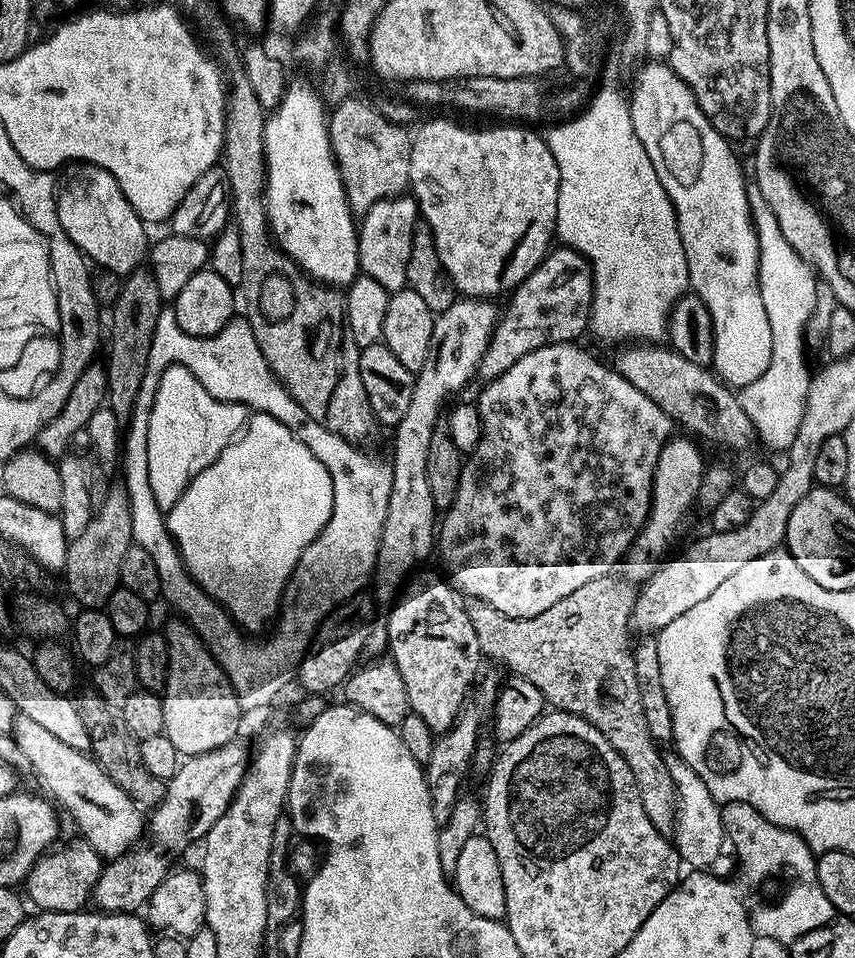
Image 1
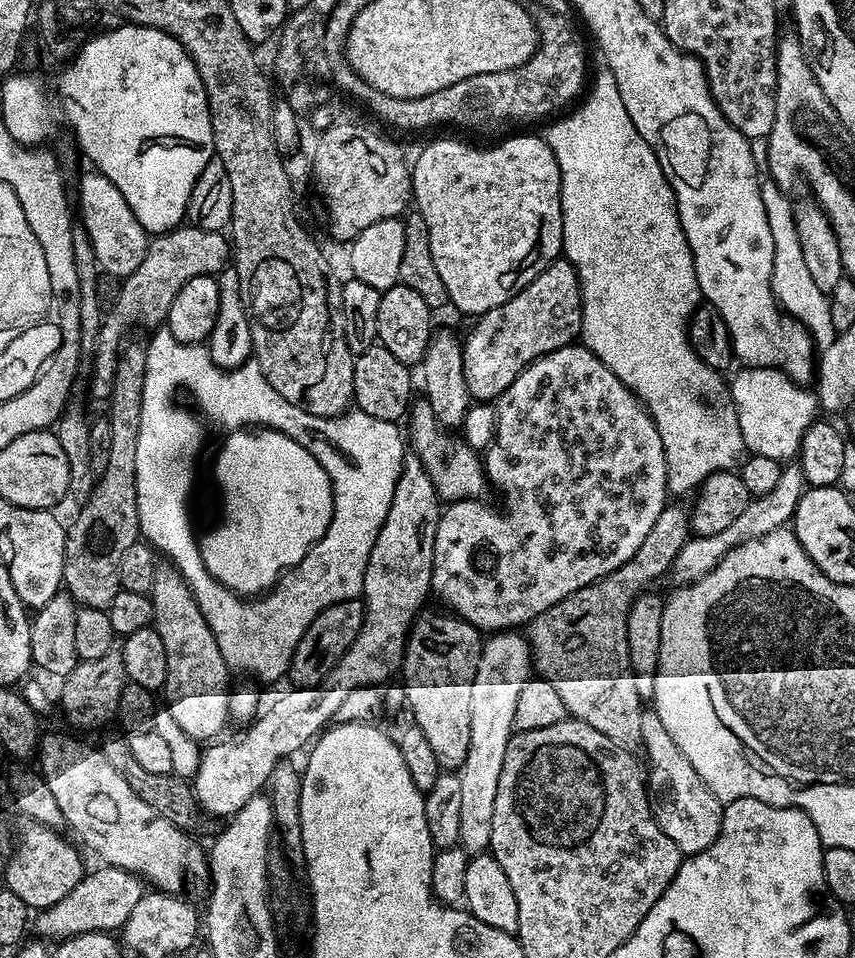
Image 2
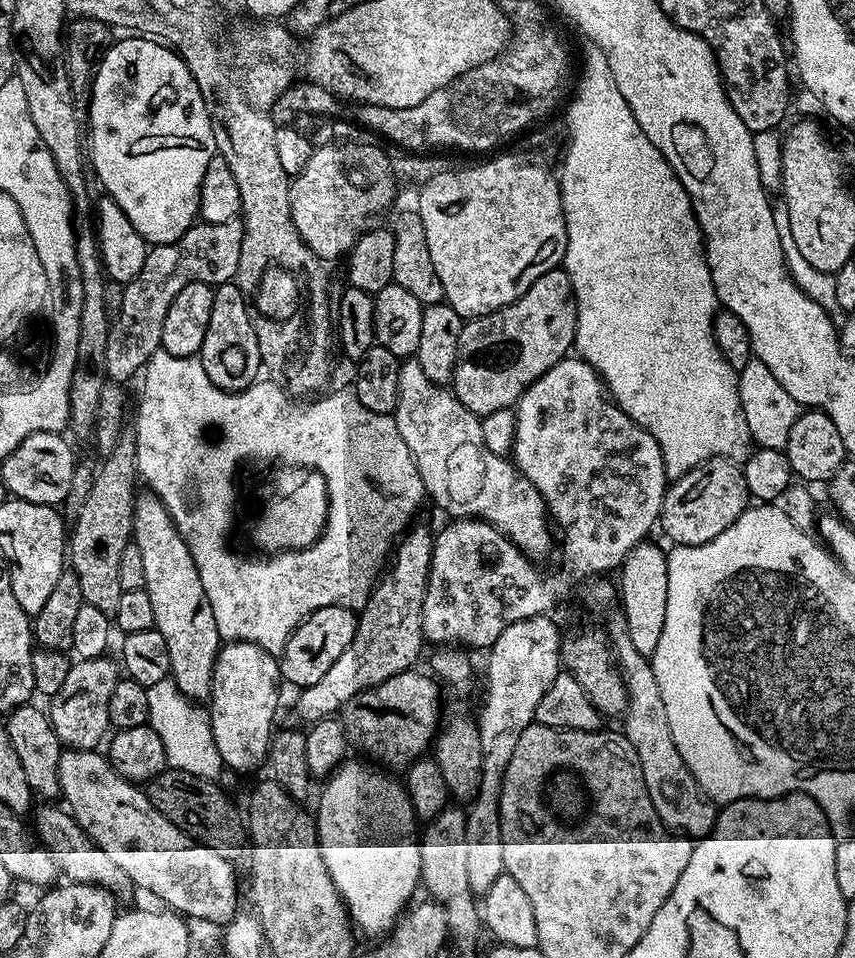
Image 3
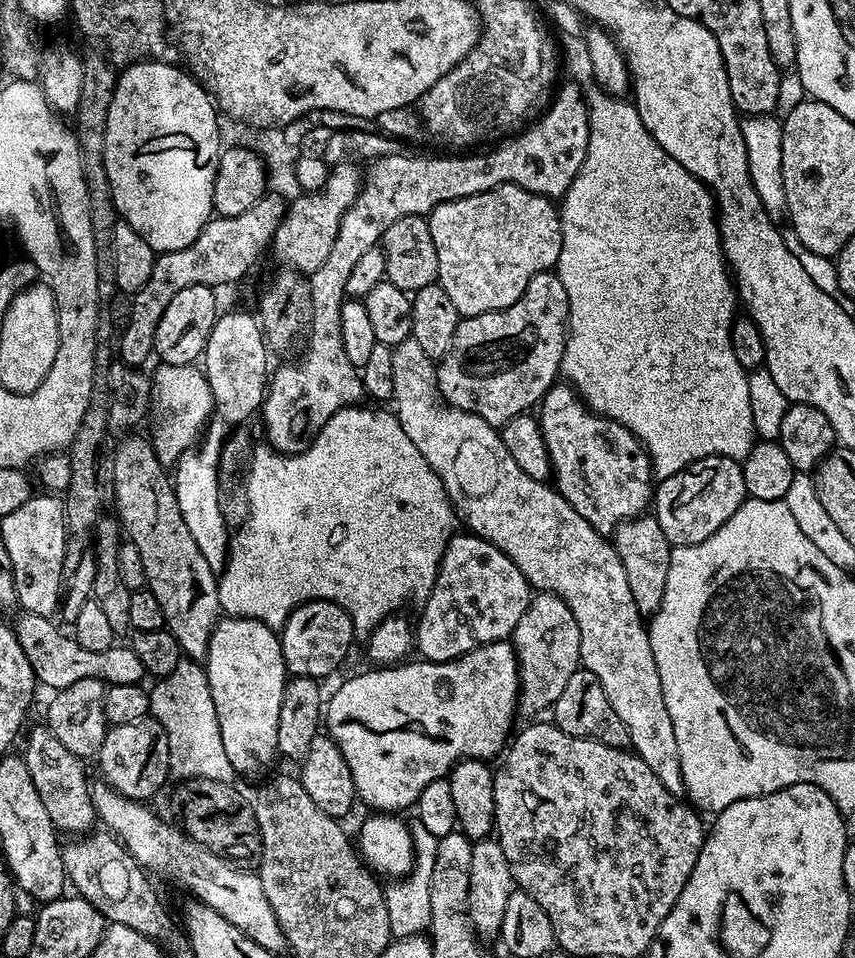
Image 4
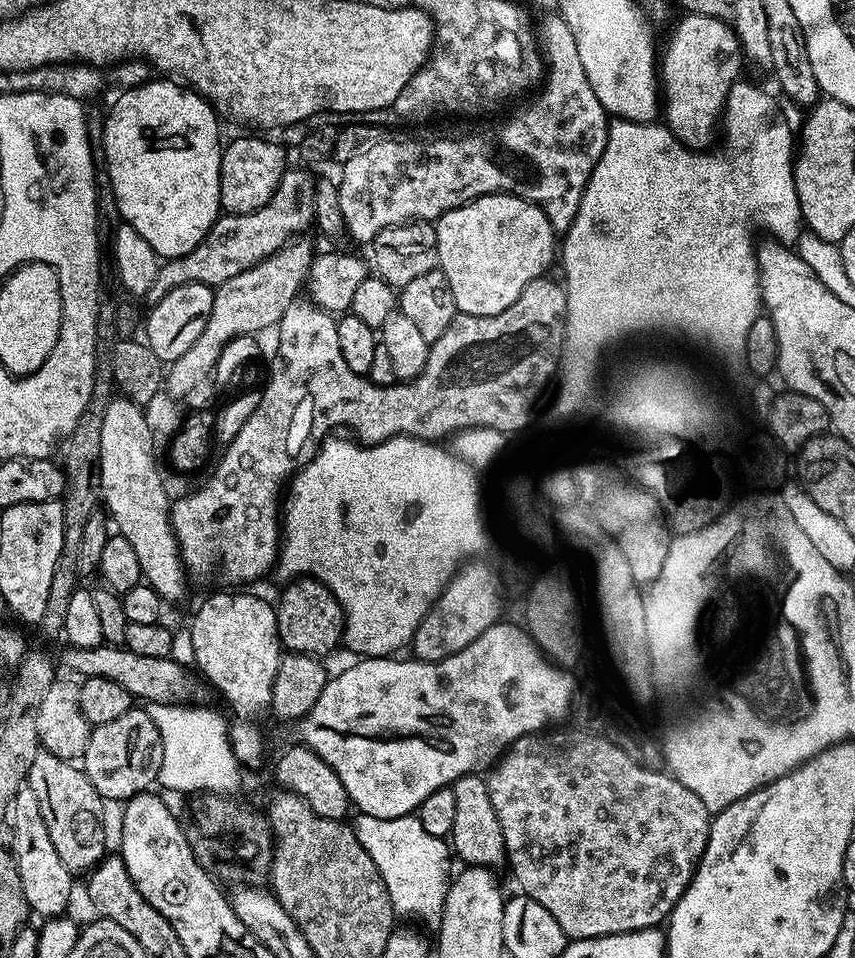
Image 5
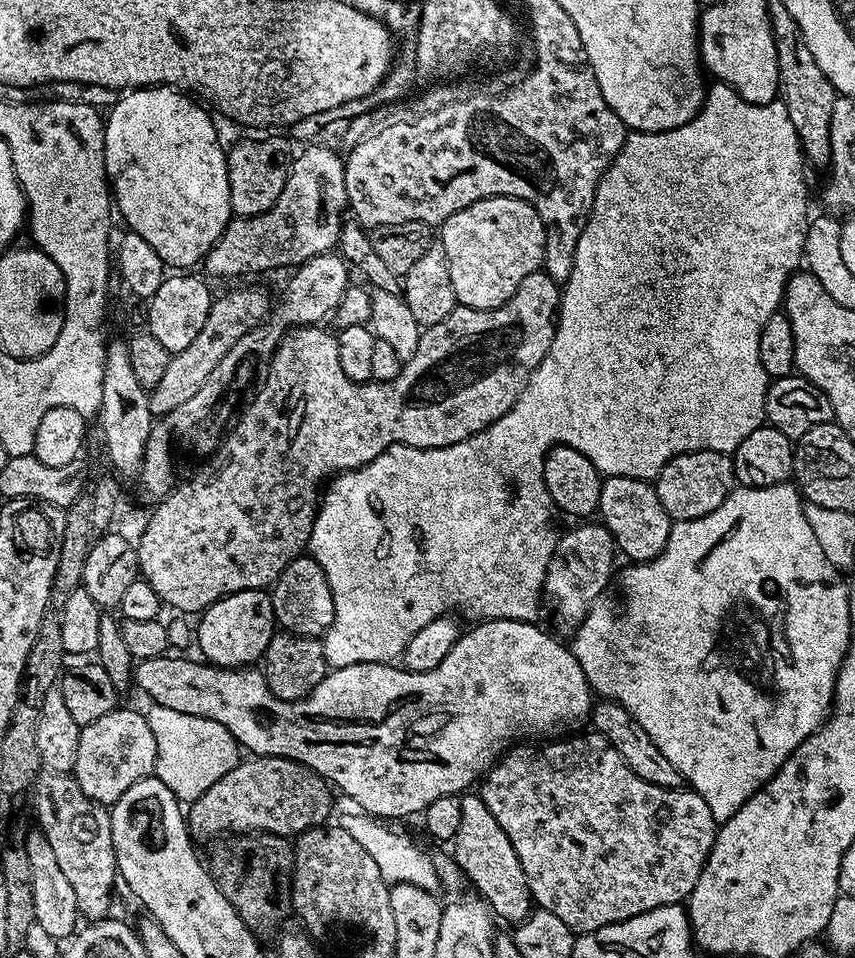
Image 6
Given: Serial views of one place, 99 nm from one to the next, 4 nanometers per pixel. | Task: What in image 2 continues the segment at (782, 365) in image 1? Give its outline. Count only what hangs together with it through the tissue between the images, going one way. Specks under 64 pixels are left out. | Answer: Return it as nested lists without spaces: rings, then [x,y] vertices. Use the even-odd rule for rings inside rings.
[[[771,178],[760,180],[760,193],[762,202],[766,206],[766,218],[770,222],[770,235],[774,244],[772,293],[776,296],[776,303],[787,315],[799,320],[805,326],[830,325],[828,296],[822,290],[818,290],[814,278],[810,278],[810,269],[806,267],[806,258],[802,258],[802,242],[798,242],[793,201],[788,201],[785,189]],[[745,367],[744,372],[736,376],[736,381],[730,384],[730,399],[736,408],[738,426],[742,430],[742,438],[746,442],[749,453],[762,458],[774,458],[781,462],[794,456],[794,437],[797,435],[796,428],[796,391],[798,385],[795,380],[780,371],[779,368],[749,368]]]

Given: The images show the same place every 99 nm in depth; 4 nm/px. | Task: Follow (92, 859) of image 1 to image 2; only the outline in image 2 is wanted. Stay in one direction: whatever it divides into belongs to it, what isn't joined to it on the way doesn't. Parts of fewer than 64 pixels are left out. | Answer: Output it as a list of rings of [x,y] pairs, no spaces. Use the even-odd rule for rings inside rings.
[[[24,820],[21,825],[20,829],[15,829],[12,854],[2,870],[2,876],[8,883],[5,884],[7,891],[18,894],[30,910],[49,908],[54,906],[54,902],[62,902],[62,898],[66,898],[66,894],[70,894],[70,890],[74,890],[86,875],[81,849],[60,836],[64,834],[57,829],[35,824],[32,820]]]

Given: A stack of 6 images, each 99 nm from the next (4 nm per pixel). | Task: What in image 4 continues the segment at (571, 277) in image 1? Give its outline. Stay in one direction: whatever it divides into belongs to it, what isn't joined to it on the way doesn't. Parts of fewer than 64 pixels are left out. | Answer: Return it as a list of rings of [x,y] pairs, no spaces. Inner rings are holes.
[[[549,270],[547,272],[534,274],[534,278],[530,278],[526,290],[509,308],[500,308],[496,312],[483,312],[479,316],[466,316],[459,321],[459,324],[453,332],[453,338],[449,344],[449,348],[446,350],[444,356],[438,360],[438,387],[441,397],[446,398],[447,403],[451,405],[451,407],[472,411],[492,427],[501,428],[505,426],[510,418],[527,413],[531,409],[529,408],[531,404],[532,407],[539,405],[549,388],[557,383],[558,373],[561,371],[564,358],[564,341],[566,339],[567,330],[568,295],[566,294],[566,286],[562,286],[562,282],[556,276],[555,271]]]

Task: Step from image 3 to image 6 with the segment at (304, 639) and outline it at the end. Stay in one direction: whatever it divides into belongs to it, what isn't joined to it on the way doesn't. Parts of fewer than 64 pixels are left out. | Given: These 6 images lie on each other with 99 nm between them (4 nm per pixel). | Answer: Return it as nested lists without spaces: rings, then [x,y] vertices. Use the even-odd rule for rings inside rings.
[[[301,554],[291,560],[280,571],[276,583],[271,585],[270,595],[275,623],[285,632],[320,638],[334,622],[334,598],[330,594],[330,582],[326,582],[322,566],[318,566],[311,554]]]

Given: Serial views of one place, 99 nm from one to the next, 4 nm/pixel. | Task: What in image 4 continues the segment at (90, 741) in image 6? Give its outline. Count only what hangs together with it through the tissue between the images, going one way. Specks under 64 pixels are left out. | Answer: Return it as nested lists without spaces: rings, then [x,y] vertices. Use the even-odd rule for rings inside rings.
[[[145,718],[129,724],[113,724],[104,733],[104,741],[98,753],[100,760],[100,772],[103,779],[115,792],[121,792],[126,798],[141,802],[151,801],[151,796],[164,784],[164,779],[169,779],[170,769],[168,766],[168,736],[164,728],[155,718]]]

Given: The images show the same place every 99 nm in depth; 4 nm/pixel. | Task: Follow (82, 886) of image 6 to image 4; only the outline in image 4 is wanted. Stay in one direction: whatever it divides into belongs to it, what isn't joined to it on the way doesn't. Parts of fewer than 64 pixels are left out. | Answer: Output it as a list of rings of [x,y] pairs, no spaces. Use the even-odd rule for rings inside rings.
[[[46,726],[36,728],[28,736],[28,745],[22,749],[26,766],[30,770],[30,778],[34,778],[34,786],[42,798],[42,806],[46,806],[46,814],[50,814],[52,823],[61,833],[88,834],[97,827],[98,817],[90,791],[90,779],[84,773],[85,761],[81,757],[70,754],[58,738]]]

